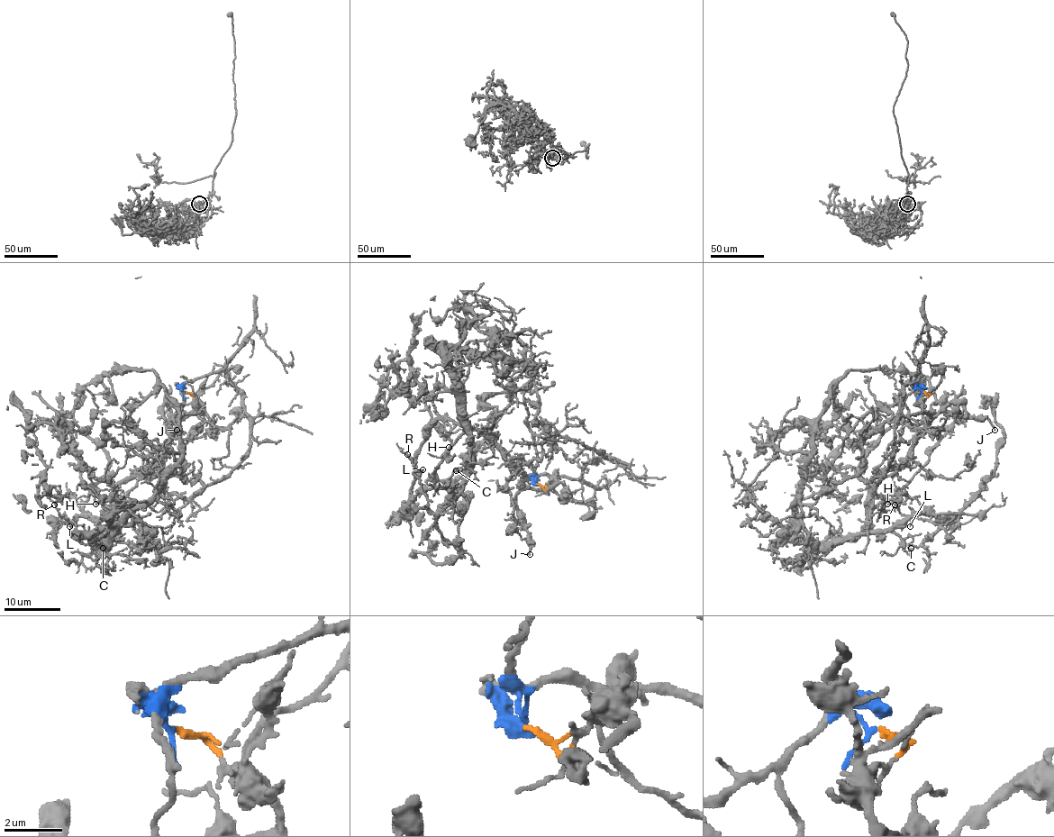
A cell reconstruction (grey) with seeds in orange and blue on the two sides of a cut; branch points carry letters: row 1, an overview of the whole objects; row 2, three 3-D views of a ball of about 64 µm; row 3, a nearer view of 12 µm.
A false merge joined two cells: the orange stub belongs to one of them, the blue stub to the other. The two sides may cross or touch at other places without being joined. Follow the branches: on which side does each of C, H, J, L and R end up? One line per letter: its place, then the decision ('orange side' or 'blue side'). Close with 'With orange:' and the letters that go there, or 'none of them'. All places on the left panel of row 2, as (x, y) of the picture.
C: (103, 548) | orange side
H: (95, 504) | orange side
J: (177, 430) | orange side
L: (69, 526) | orange side
R: (54, 504) | orange side
With orange: C, H, J, L, R

